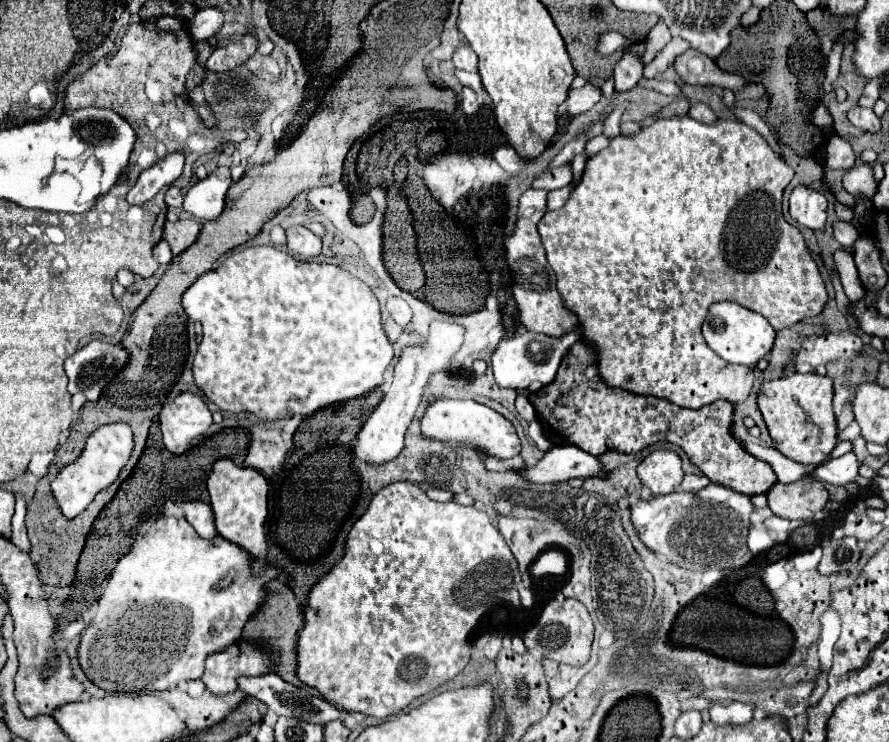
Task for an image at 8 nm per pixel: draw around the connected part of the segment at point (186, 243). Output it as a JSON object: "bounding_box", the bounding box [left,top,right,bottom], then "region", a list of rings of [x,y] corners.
{"bounding_box":[163,218,201,256],"region":[[[185,218],[177,222],[165,222],[163,240],[169,242],[173,256],[179,256],[185,248],[189,248],[201,232],[201,222],[195,218]]]}

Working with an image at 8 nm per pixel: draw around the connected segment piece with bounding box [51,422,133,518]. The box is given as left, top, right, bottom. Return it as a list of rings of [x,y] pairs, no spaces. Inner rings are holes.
[[[111,422],[105,426],[99,426],[91,432],[91,436],[85,440],[85,446],[81,450],[81,456],[73,460],[71,464],[63,466],[57,474],[57,478],[51,482],[53,494],[61,506],[61,512],[65,518],[75,518],[81,514],[93,498],[103,490],[109,488],[111,482],[117,480],[119,472],[125,468],[133,452],[133,432],[129,424],[123,422]]]

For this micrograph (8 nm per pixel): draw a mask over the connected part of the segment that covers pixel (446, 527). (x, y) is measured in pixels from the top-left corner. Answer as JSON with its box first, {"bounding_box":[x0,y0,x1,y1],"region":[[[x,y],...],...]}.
{"bounding_box":[297,482,521,718],"region":[[[409,482],[387,484],[371,498],[365,514],[353,524],[349,538],[347,538],[347,552],[341,558],[341,562],[335,564],[333,570],[315,584],[315,588],[311,590],[311,594],[307,598],[307,604],[303,606],[305,626],[299,632],[299,646],[297,646],[299,680],[305,682],[307,686],[317,688],[325,700],[343,706],[343,710],[363,712],[363,714],[375,716],[375,718],[393,716],[393,714],[401,712],[403,708],[407,708],[415,698],[429,694],[437,686],[445,684],[449,678],[457,676],[467,666],[467,662],[471,658],[471,644],[467,640],[469,632],[473,630],[477,620],[495,604],[509,602],[513,606],[519,606],[519,592],[517,592],[519,584],[521,584],[521,572],[515,564],[515,556],[513,556],[513,552],[509,552],[507,542],[503,540],[501,532],[491,524],[487,512],[477,510],[473,506],[461,506],[455,502],[429,500],[427,494],[417,484],[409,484]]]}

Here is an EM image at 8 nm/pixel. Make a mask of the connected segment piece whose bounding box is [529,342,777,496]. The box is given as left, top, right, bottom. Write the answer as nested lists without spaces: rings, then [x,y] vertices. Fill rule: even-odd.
[[[575,342],[565,354],[557,378],[529,394],[543,434],[553,446],[573,444],[599,456],[605,450],[635,454],[655,442],[671,442],[685,450],[689,460],[701,468],[711,482],[723,484],[735,492],[747,496],[765,494],[777,482],[773,468],[751,456],[731,434],[735,406],[729,400],[717,400],[707,408],[689,410],[655,396],[639,396],[621,388],[611,388],[601,382],[591,356],[591,348],[585,342]]]

